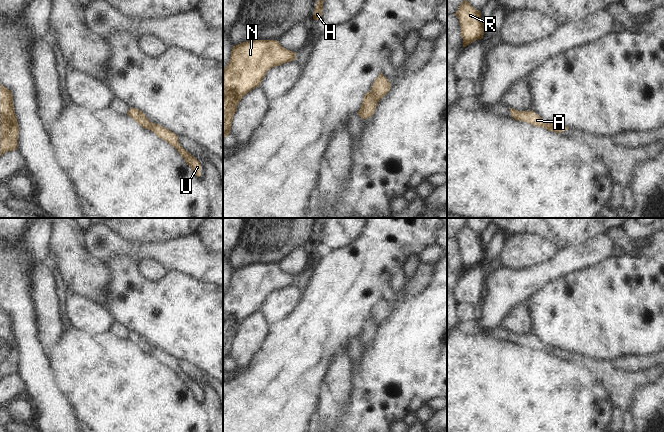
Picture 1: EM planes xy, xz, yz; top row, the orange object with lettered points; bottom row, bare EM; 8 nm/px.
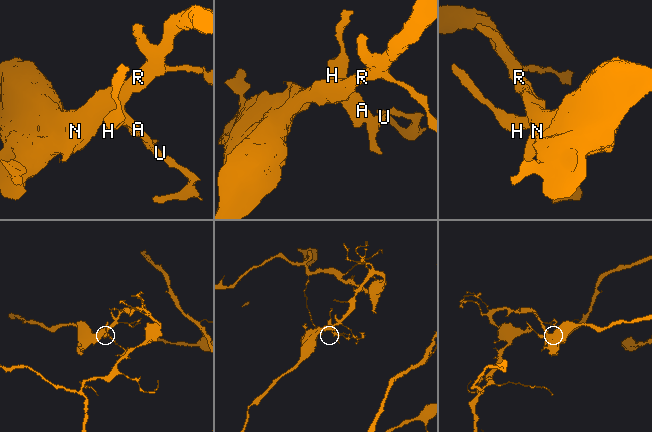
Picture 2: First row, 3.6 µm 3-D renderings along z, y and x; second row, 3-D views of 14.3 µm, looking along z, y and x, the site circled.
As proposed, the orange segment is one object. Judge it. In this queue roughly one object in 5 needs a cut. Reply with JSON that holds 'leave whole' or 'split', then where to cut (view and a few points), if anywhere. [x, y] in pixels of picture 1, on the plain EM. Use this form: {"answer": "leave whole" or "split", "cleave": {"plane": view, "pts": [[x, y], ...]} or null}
{"answer": "split", "cleave": {"plane": "xz", "pts": [[370, 315], [378, 324]]}}

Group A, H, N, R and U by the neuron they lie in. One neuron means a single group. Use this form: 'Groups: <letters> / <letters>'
Groups: A N R U / H

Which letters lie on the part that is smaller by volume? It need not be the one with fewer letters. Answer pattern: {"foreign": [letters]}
{"foreign": ["H"]}

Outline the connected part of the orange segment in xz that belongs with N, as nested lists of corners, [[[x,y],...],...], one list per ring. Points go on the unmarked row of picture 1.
[[[250,264],[233,270],[228,289],[223,292],[223,363],[229,360],[237,329],[252,313],[260,310],[269,293],[296,283],[296,276],[283,272],[277,264]]]

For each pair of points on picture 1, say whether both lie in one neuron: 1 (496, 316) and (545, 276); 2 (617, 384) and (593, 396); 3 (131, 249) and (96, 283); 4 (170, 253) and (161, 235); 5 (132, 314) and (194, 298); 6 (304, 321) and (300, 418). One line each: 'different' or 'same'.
1: same
2: different
3: different
4: different
5: same
6: same

